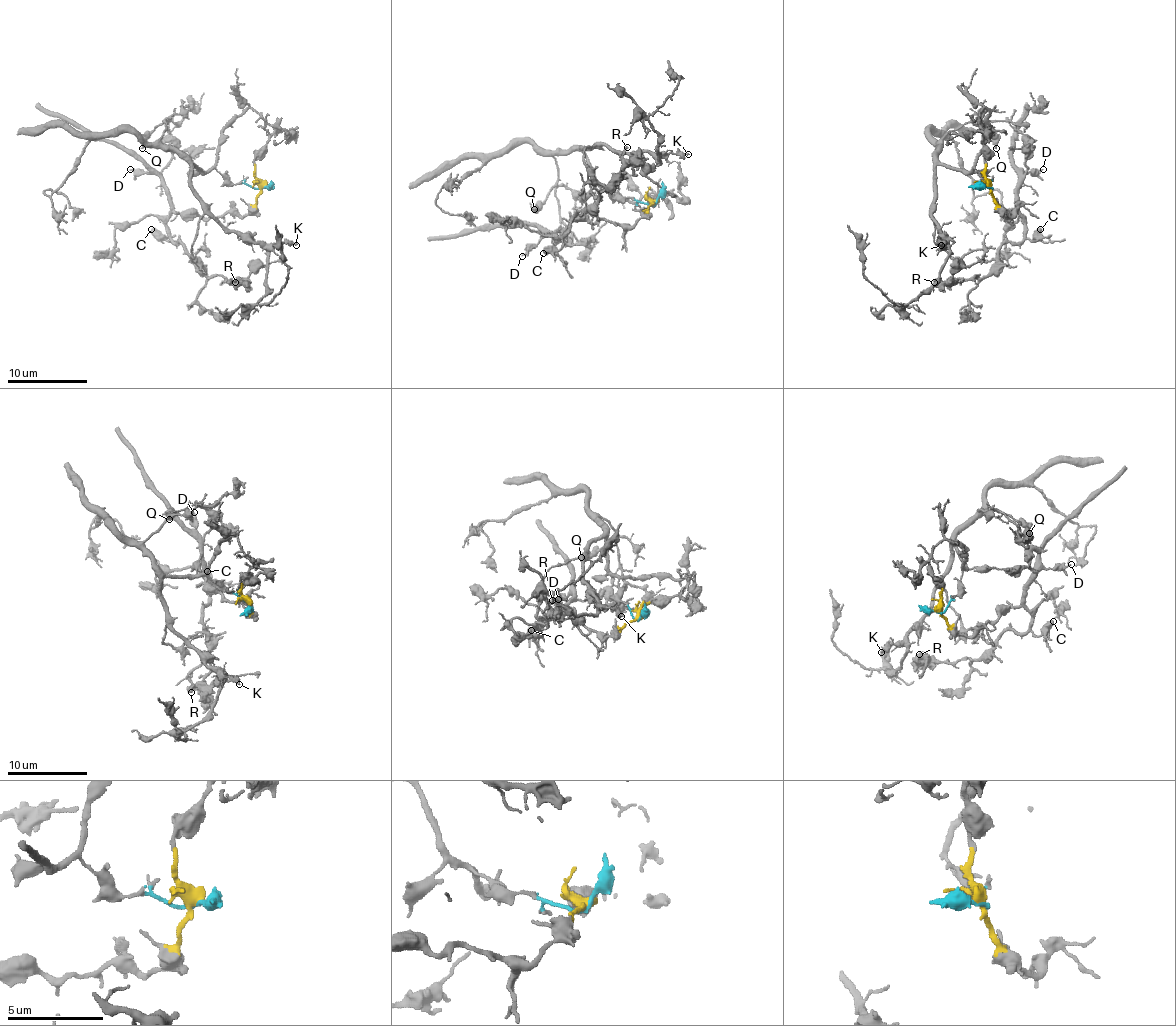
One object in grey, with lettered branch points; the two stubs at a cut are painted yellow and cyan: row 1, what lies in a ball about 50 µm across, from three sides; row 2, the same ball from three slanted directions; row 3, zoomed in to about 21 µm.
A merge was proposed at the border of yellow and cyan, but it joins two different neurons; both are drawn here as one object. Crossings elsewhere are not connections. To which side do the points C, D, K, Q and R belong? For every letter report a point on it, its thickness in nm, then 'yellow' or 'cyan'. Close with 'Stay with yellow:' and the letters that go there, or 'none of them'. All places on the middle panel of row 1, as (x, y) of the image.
C: (543, 253) | 550 nm | yellow
D: (522, 256) | 160 nm | yellow
K: (688, 154) | 320 nm | cyan
Q: (534, 209) | 380 nm | cyan
R: (627, 147) | 170 nm | yellow
Stay with yellow: C, D, R

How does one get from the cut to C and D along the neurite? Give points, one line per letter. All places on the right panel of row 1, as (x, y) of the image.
C: (989, 186), (995, 204), (1011, 212), (1007, 216), (1017, 212), (1023, 218), (1023, 234), (1033, 240), (1039, 228)
D: (989, 186), (995, 204), (1011, 216), (1011, 212), (1007, 216), (1015, 210), (1017, 178), (1043, 168)

